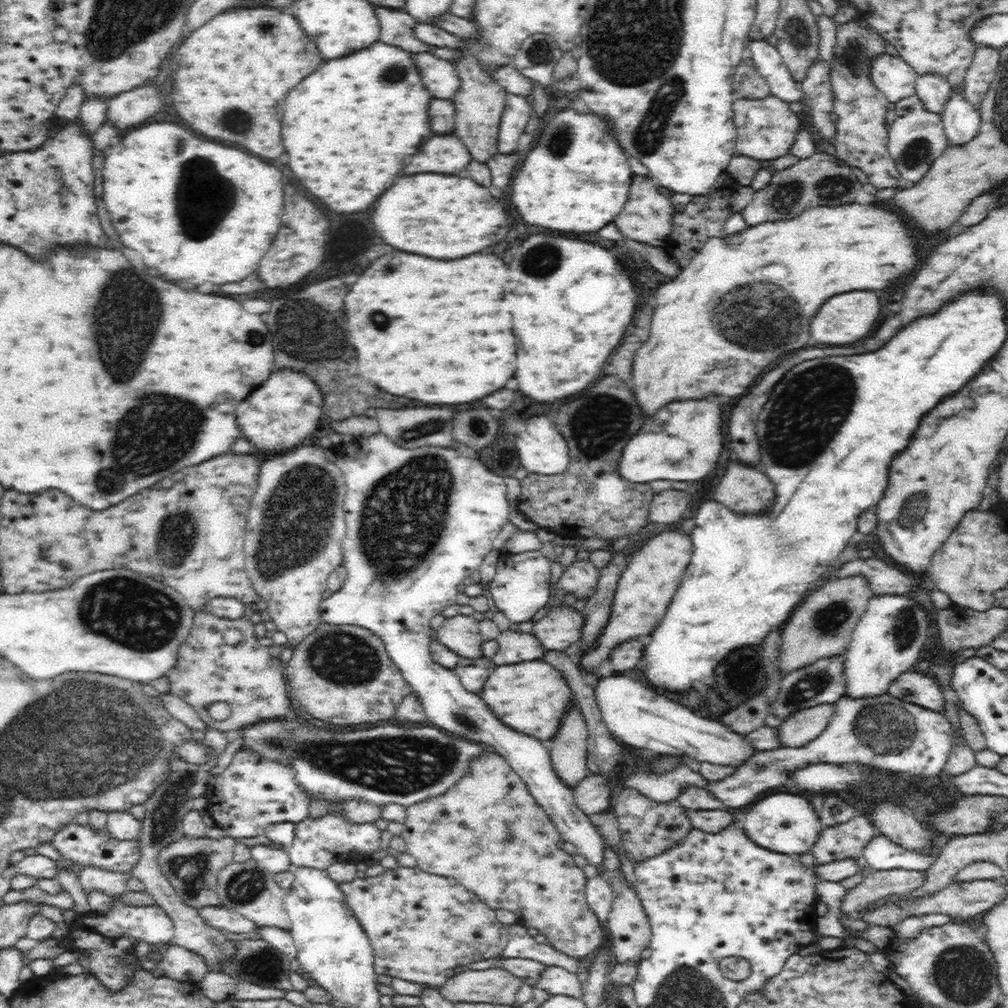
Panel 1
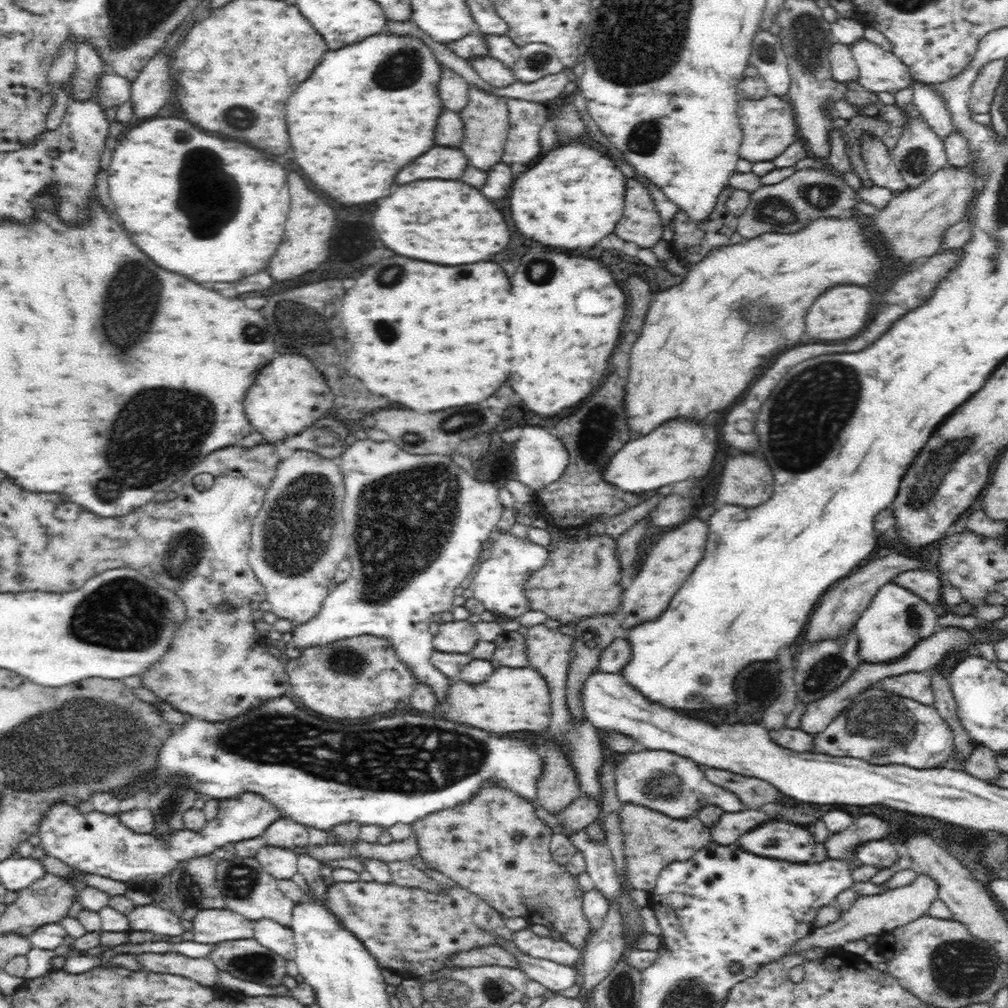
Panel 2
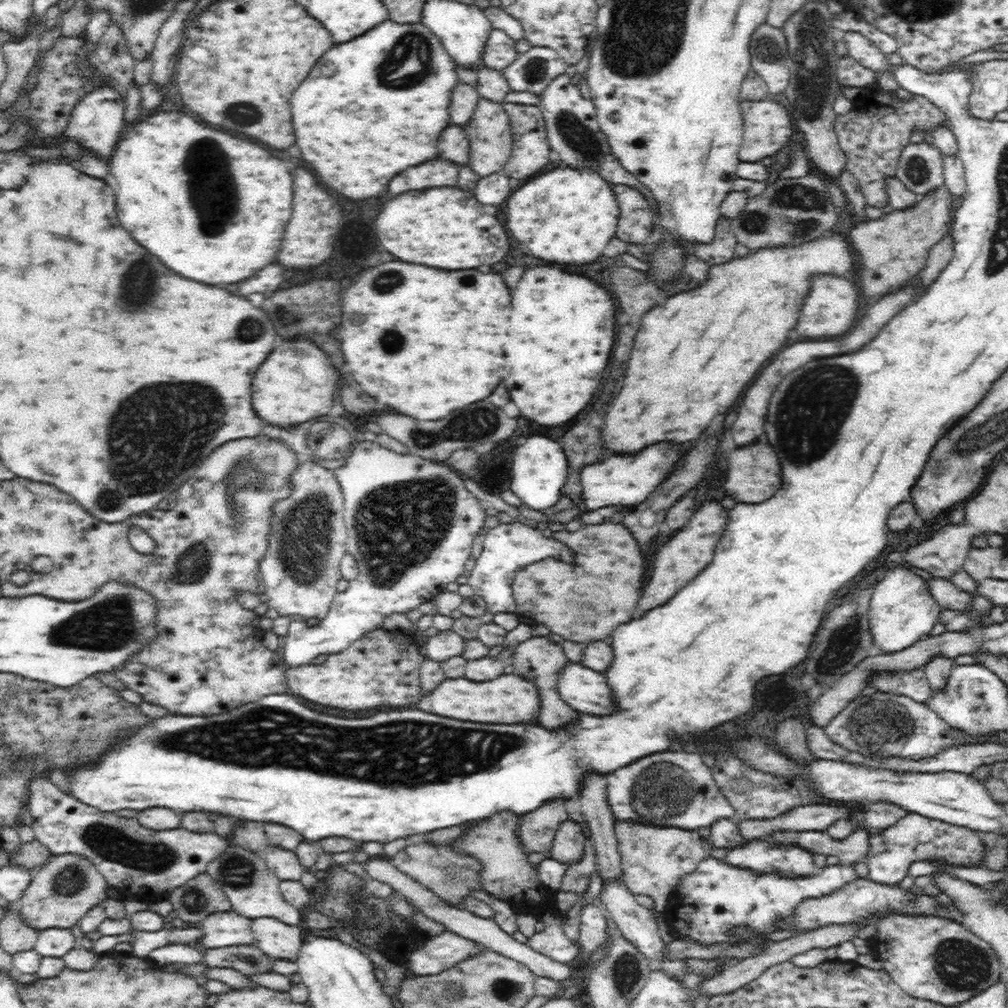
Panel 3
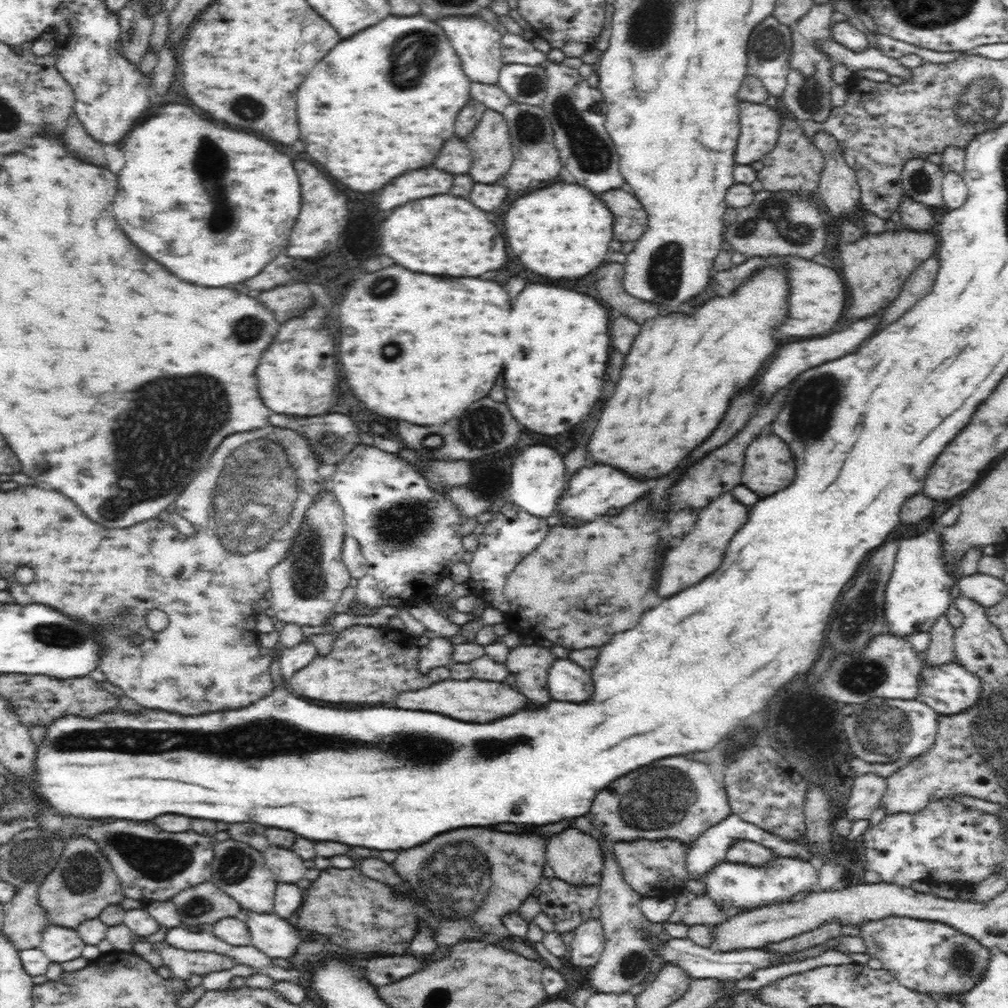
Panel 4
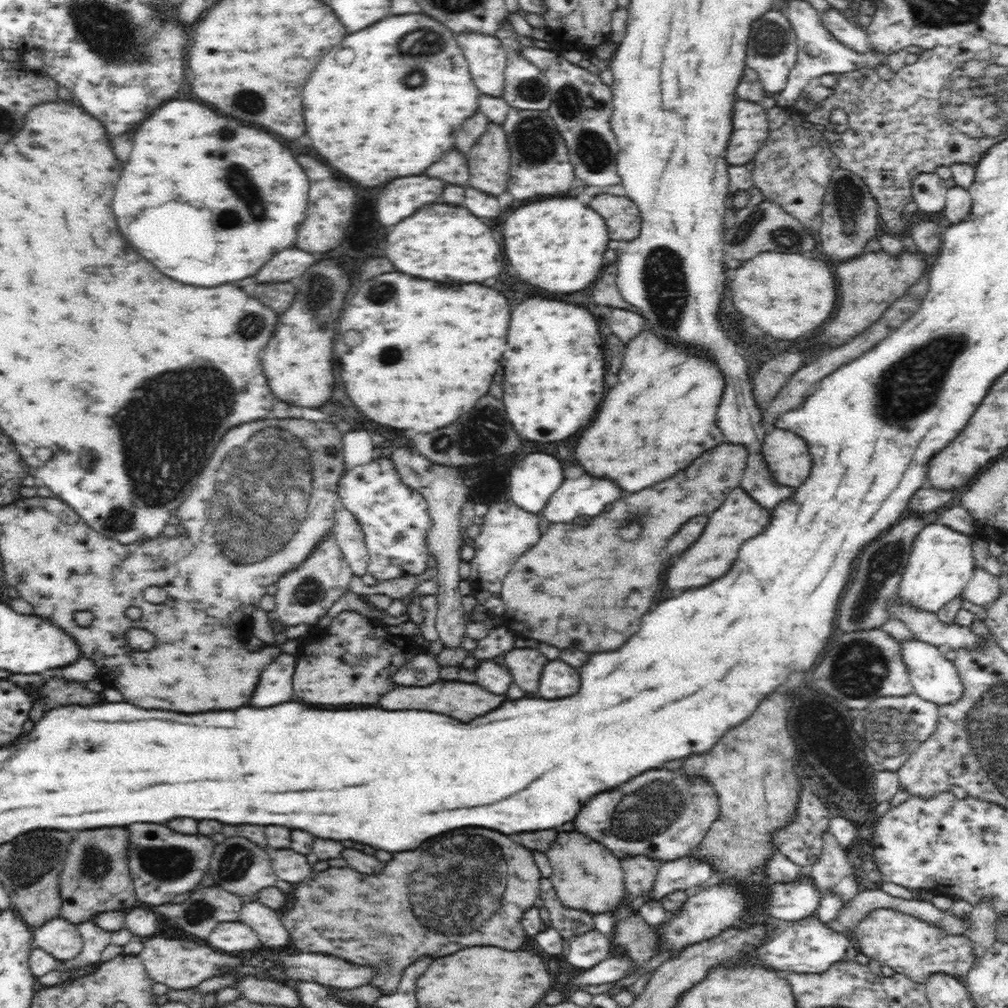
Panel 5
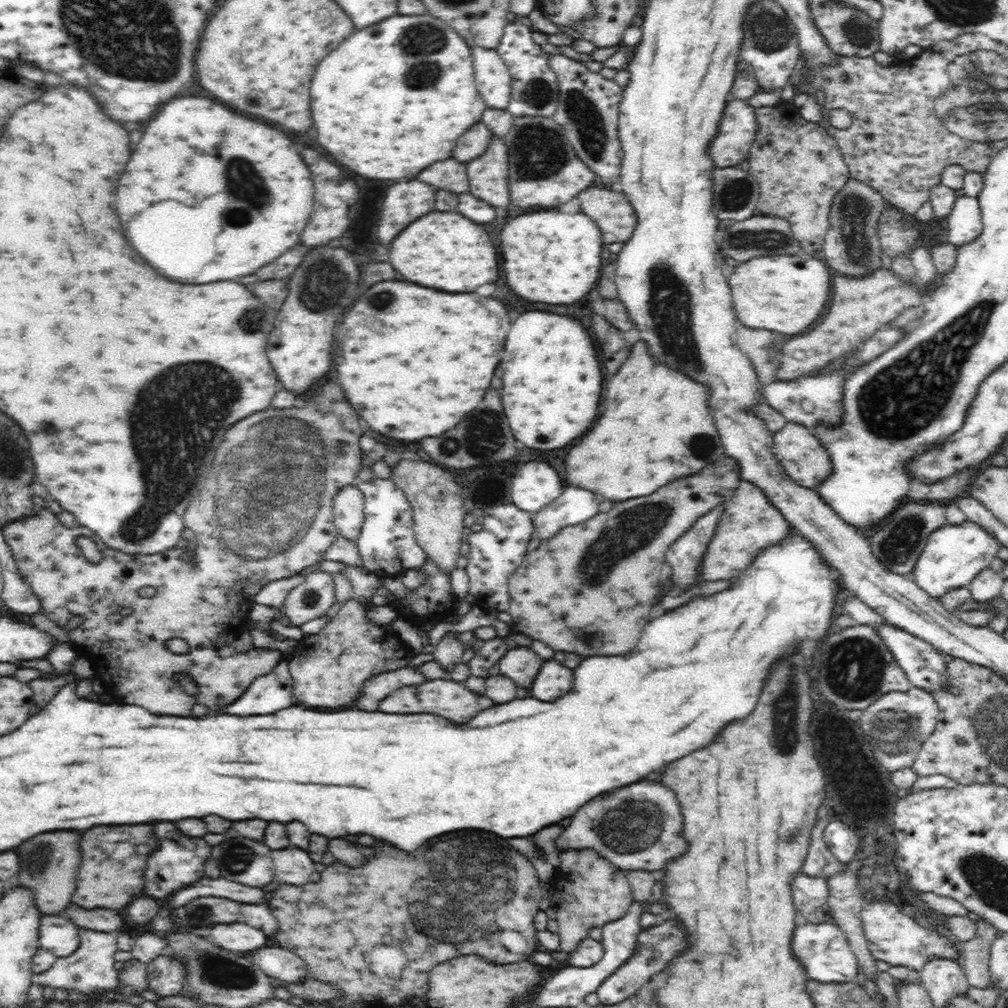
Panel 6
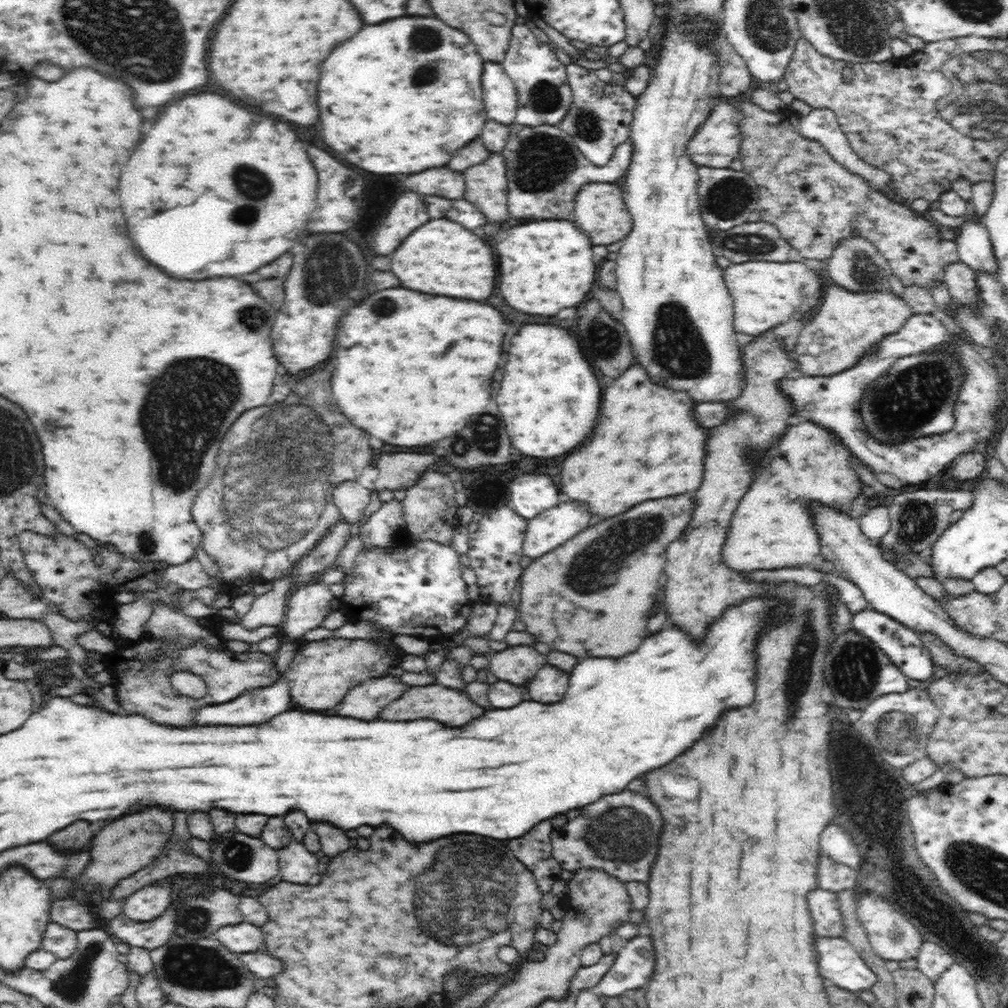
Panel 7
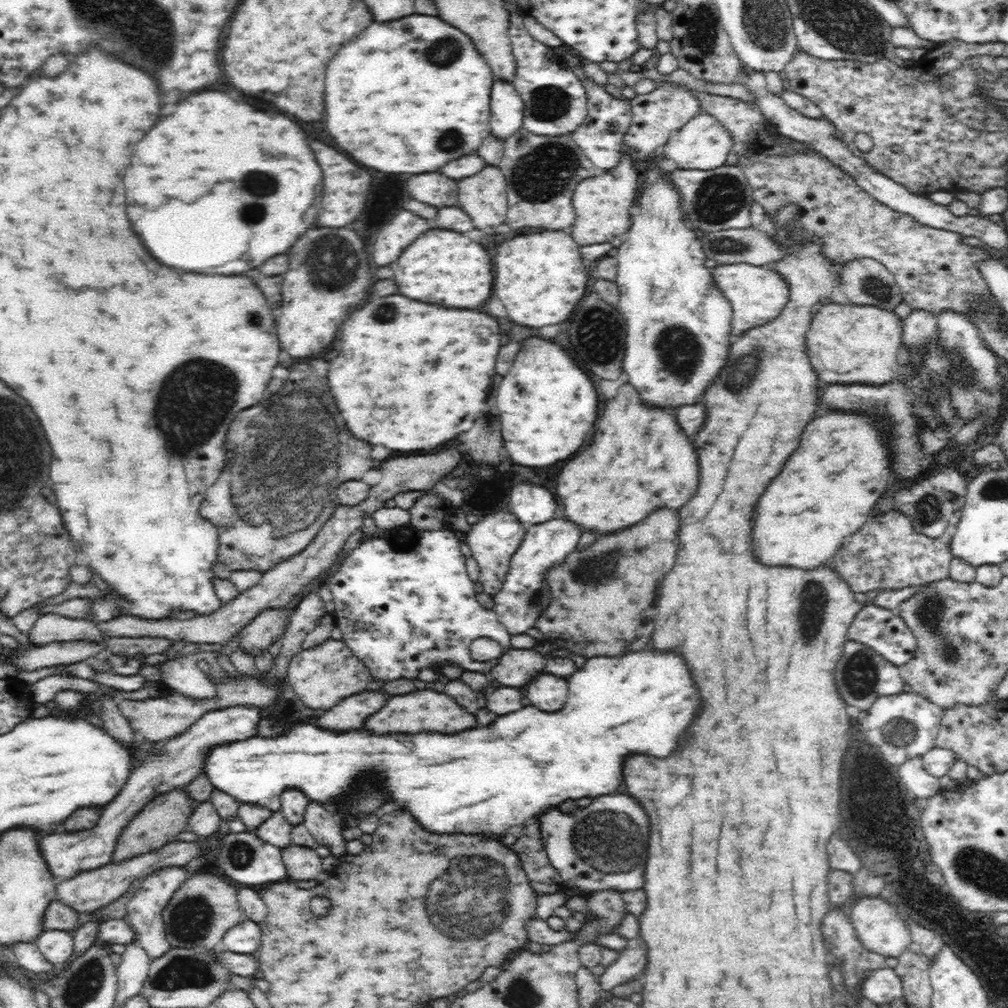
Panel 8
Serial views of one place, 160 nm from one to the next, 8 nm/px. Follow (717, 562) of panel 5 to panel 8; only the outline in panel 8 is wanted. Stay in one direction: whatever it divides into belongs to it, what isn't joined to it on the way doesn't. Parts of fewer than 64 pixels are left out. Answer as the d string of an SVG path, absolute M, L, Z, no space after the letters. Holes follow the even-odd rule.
M830 412L808 422L800 446L786 460L782 474L770 482L758 500L752 530L752 548L760 564L814 570L829 565L832 556L871 518L870 512L890 484L890 456L884 442L884 426L874 424L876 416L856 412Z

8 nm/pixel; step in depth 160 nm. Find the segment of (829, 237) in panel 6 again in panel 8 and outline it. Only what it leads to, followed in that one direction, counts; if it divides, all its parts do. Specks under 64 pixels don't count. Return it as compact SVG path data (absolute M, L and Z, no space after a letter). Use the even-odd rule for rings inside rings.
M860 257L845 263L839 273L839 284L833 288L831 300L842 304L874 305L884 309L894 310L903 296L895 281L894 273L889 272L880 261L870 257Z

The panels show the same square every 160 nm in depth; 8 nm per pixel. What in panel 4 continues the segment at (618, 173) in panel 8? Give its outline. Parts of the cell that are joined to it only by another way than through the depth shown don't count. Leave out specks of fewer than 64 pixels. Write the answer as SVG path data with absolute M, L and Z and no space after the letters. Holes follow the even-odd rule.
M622 189L600 193L613 216L613 238L621 242L638 240L647 226L647 214L634 195Z

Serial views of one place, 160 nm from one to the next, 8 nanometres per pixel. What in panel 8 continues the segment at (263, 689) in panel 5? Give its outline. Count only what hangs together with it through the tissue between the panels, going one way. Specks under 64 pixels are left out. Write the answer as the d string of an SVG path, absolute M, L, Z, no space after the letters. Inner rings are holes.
M238 705L218 710L211 710L191 724L182 734L157 743L152 753L147 752L140 768L130 774L120 796L116 796L94 828L68 832L68 834L48 834L40 840L41 856L46 861L54 878L68 880L80 872L100 868L111 862L114 847L121 830L156 796L166 794L174 788L183 788L200 774L202 760L208 756L210 748L218 744L228 744L234 740L246 740L256 734L256 728L262 720L262 709L250 705Z

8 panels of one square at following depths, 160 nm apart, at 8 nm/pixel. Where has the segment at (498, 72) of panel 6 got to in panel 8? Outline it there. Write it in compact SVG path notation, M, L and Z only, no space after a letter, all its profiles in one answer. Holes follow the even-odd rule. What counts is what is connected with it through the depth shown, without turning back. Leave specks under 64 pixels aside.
M494 79L490 93L492 135L506 140L523 126L524 101L510 81Z

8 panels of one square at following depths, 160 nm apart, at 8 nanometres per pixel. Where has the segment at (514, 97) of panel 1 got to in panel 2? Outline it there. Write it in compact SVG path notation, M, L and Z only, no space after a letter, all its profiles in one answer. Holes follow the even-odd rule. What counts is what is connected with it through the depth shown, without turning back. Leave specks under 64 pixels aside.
M506 97L510 128L501 161L528 164L540 156L539 137L550 117L545 103Z

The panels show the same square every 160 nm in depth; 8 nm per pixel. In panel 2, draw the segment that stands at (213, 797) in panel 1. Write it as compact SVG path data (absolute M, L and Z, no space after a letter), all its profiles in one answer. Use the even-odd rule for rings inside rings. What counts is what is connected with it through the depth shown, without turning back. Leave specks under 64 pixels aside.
M242 791L229 801L221 800L218 806L216 817L200 832L185 828L168 836L154 836L151 832L132 832L120 822L117 813L104 814L95 810L84 814L67 802L56 802L40 819L40 846L47 855L62 860L78 871L130 882L132 887L139 887L144 882L158 884L165 874L171 875L182 861L192 857L202 858L228 842L237 843L261 836L272 822L285 817L280 809L254 791Z

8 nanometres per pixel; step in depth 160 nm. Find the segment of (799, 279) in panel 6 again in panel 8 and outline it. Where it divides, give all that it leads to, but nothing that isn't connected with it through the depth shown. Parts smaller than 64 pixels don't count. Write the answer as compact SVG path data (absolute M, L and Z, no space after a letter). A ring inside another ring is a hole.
M748 263L725 264L712 268L711 272L718 289L726 295L732 305L731 334L734 339L739 338L746 330L772 322L788 302L786 298L790 294L790 288L786 279L778 276L778 272L768 266L754 266Z

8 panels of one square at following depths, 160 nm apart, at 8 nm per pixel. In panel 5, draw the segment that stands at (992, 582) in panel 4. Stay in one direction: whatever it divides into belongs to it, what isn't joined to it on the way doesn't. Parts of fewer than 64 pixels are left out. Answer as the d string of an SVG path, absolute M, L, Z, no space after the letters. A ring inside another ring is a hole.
M976 568L960 595L978 606L988 607L1000 596L1000 582L987 570Z

